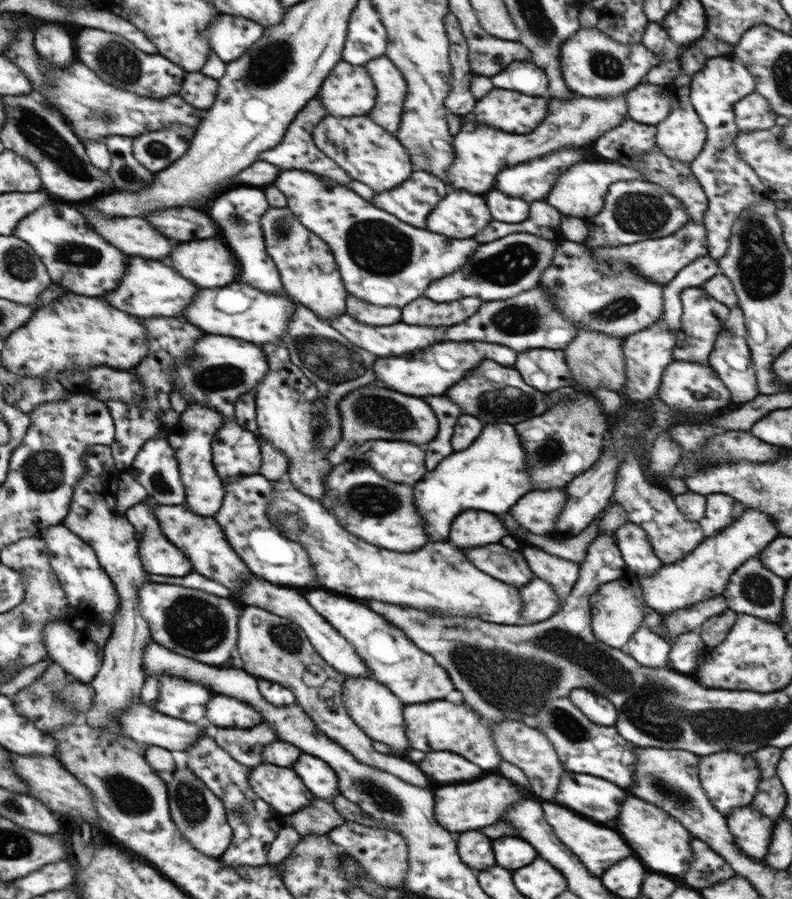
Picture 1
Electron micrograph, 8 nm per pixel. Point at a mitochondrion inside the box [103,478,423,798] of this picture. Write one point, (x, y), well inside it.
(192, 622)

